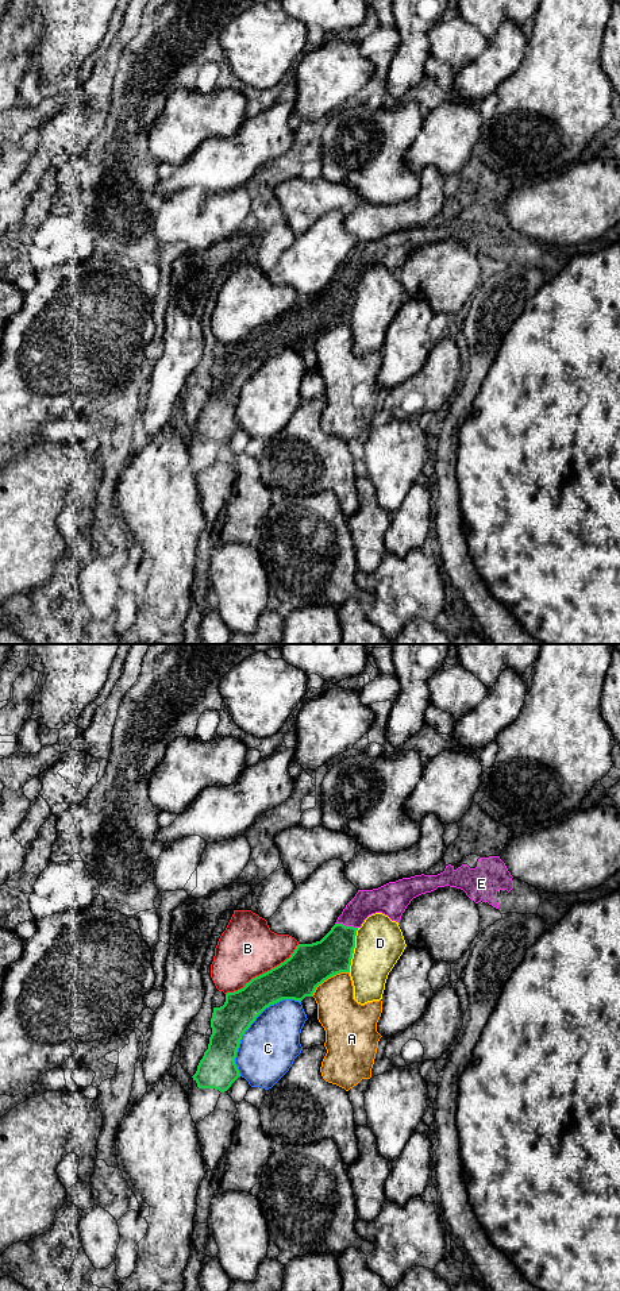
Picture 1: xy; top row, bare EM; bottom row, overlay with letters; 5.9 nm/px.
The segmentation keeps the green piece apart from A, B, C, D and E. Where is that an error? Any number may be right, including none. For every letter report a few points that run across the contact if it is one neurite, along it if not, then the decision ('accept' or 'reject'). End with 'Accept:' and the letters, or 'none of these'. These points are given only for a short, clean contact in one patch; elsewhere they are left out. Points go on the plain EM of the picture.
A: reject
B: reject
C: reject
D: reject
E: accept
Accept: E

